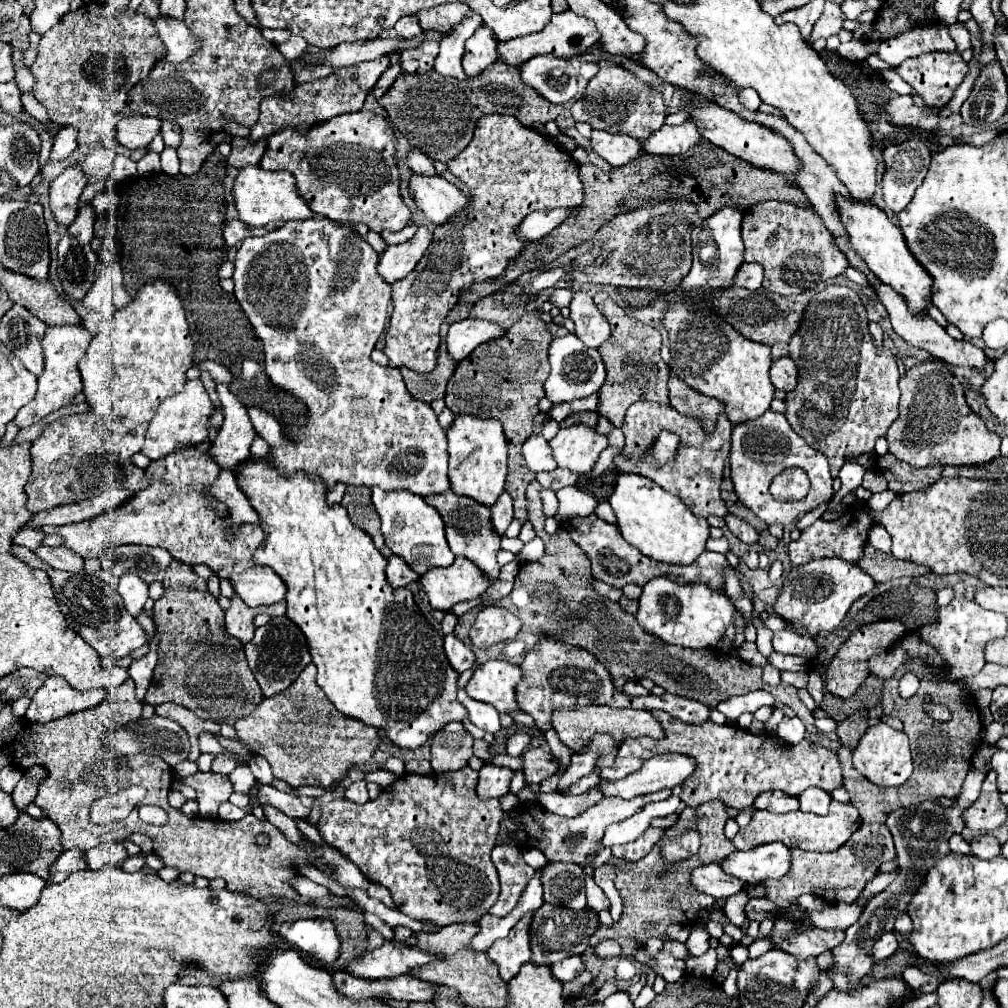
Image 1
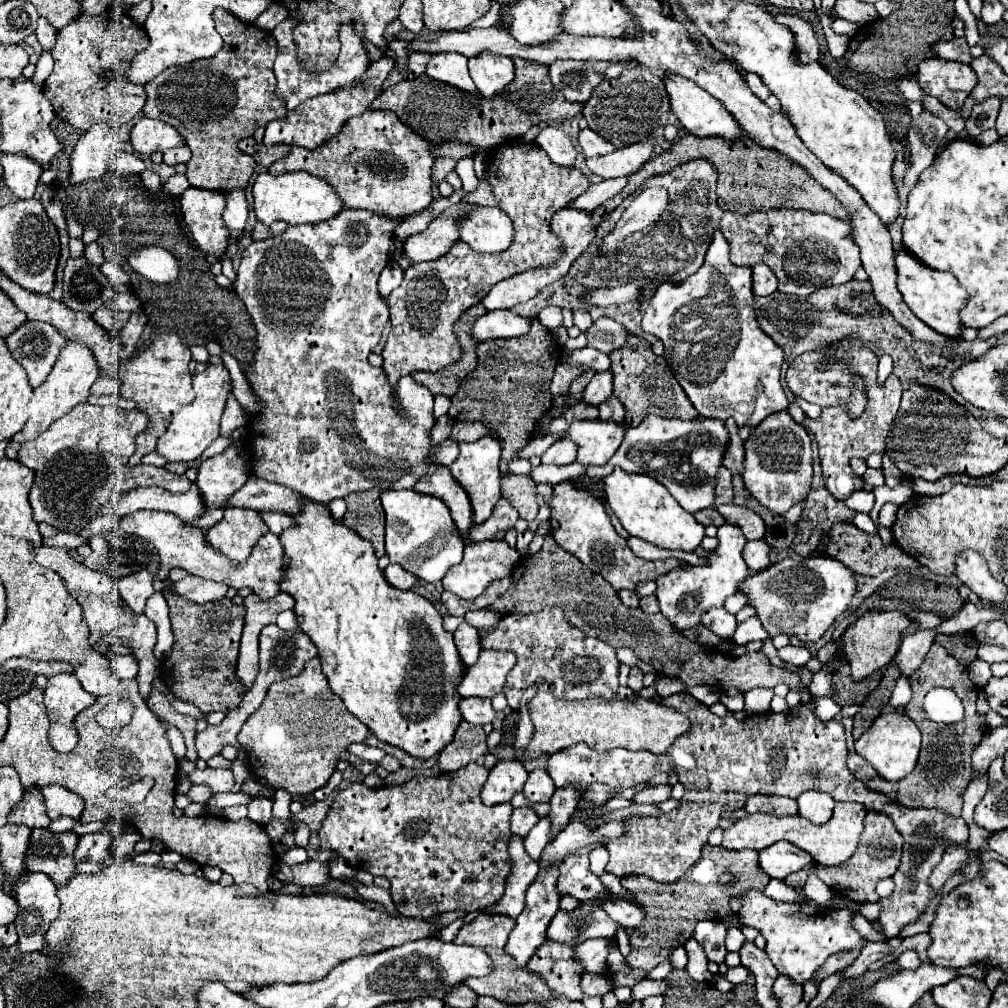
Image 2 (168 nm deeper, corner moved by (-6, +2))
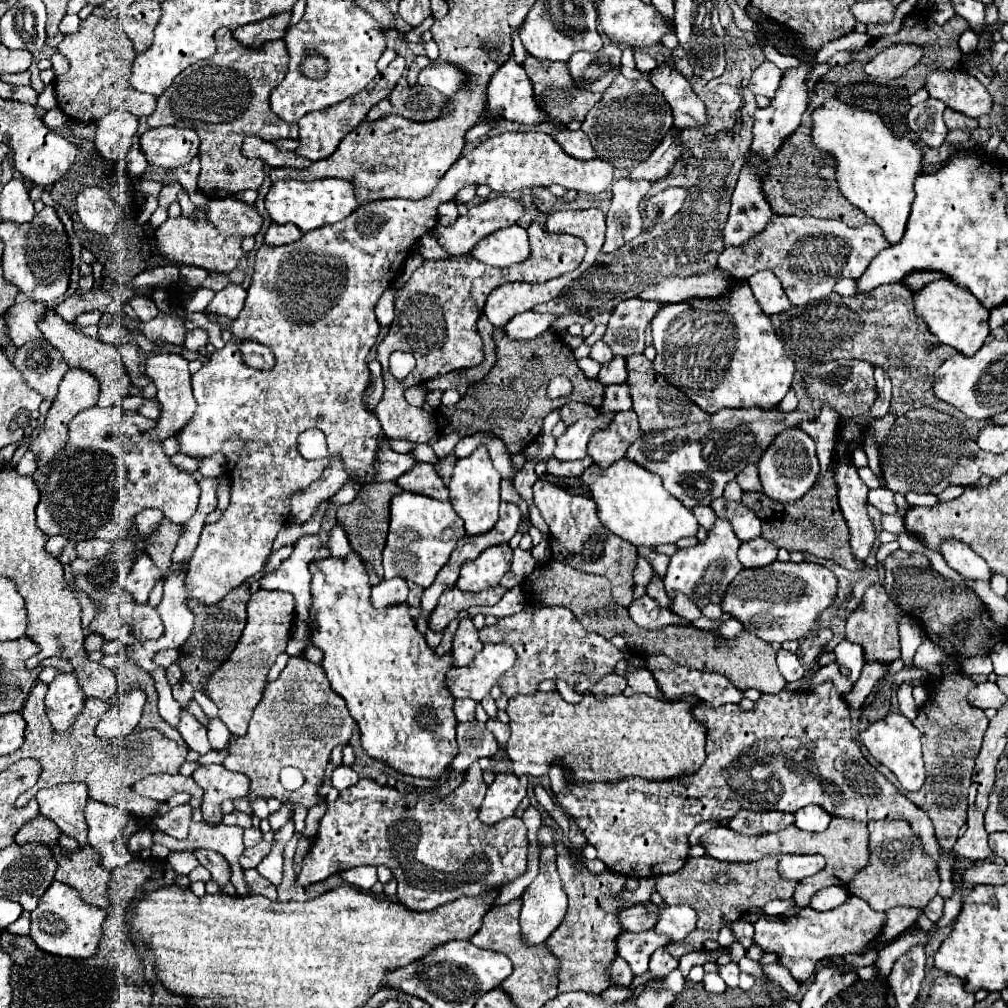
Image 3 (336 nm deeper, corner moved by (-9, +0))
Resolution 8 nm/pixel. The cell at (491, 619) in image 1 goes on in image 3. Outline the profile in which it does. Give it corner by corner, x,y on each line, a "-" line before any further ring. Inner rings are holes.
543,607
537,611
521,611
505,617
491,627
479,631
483,643
509,645
517,653
517,663
499,677
499,687
507,697
531,695
545,679
563,679
579,693
591,689
591,675
607,675
615,669
617,661
629,659
627,649
617,649
611,641
597,633
587,633
579,621
565,607

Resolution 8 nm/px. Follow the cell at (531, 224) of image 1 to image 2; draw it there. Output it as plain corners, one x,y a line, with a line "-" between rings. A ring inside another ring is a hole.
616,177
616,179
604,179
604,181
596,183
596,185
590,185
590,189
584,195
580,195
578,199
574,199
568,207
592,213
604,201
616,197
626,187
626,181
628,181
626,177

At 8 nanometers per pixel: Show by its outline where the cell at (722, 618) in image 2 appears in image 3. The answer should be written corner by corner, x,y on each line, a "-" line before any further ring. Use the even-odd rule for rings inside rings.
673,593
673,597
669,597
669,609
683,617
683,619
695,619
695,617
701,617
697,605
693,605
693,601
689,601
689,597
685,597
683,593

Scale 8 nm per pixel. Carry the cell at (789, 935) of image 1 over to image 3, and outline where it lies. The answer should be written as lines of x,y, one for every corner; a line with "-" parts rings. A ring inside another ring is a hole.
849,895
843,905
829,911
813,911
811,907
803,907
797,917
787,921
779,917
761,917
755,923
753,941
765,951
777,953
779,963
787,967
799,983
805,983
815,973
819,961
843,957
847,953
863,953
871,949
883,933
883,925
885,913
871,909
865,899

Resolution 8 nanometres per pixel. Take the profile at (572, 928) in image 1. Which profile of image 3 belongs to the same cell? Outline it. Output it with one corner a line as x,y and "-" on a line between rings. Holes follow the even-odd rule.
645,903
645,905
633,905
621,911
621,925
625,925
627,931
645,931
653,929
657,923
657,917
661,913
661,907
655,903

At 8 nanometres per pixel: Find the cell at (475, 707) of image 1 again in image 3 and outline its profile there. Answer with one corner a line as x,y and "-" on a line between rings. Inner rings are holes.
455,699
453,705
457,721
473,721
475,719
475,701
473,699

